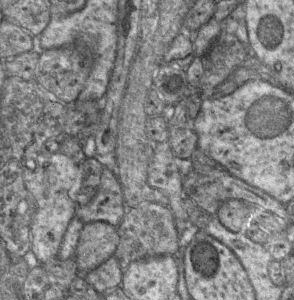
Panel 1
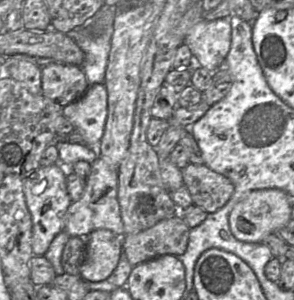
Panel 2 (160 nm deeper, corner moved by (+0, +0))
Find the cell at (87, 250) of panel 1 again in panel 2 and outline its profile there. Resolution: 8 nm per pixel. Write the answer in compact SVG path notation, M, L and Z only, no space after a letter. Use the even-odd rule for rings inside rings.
M98 229L86 238L86 256L80 267L80 277L86 282L107 279L118 265L122 252L122 236L110 230Z

